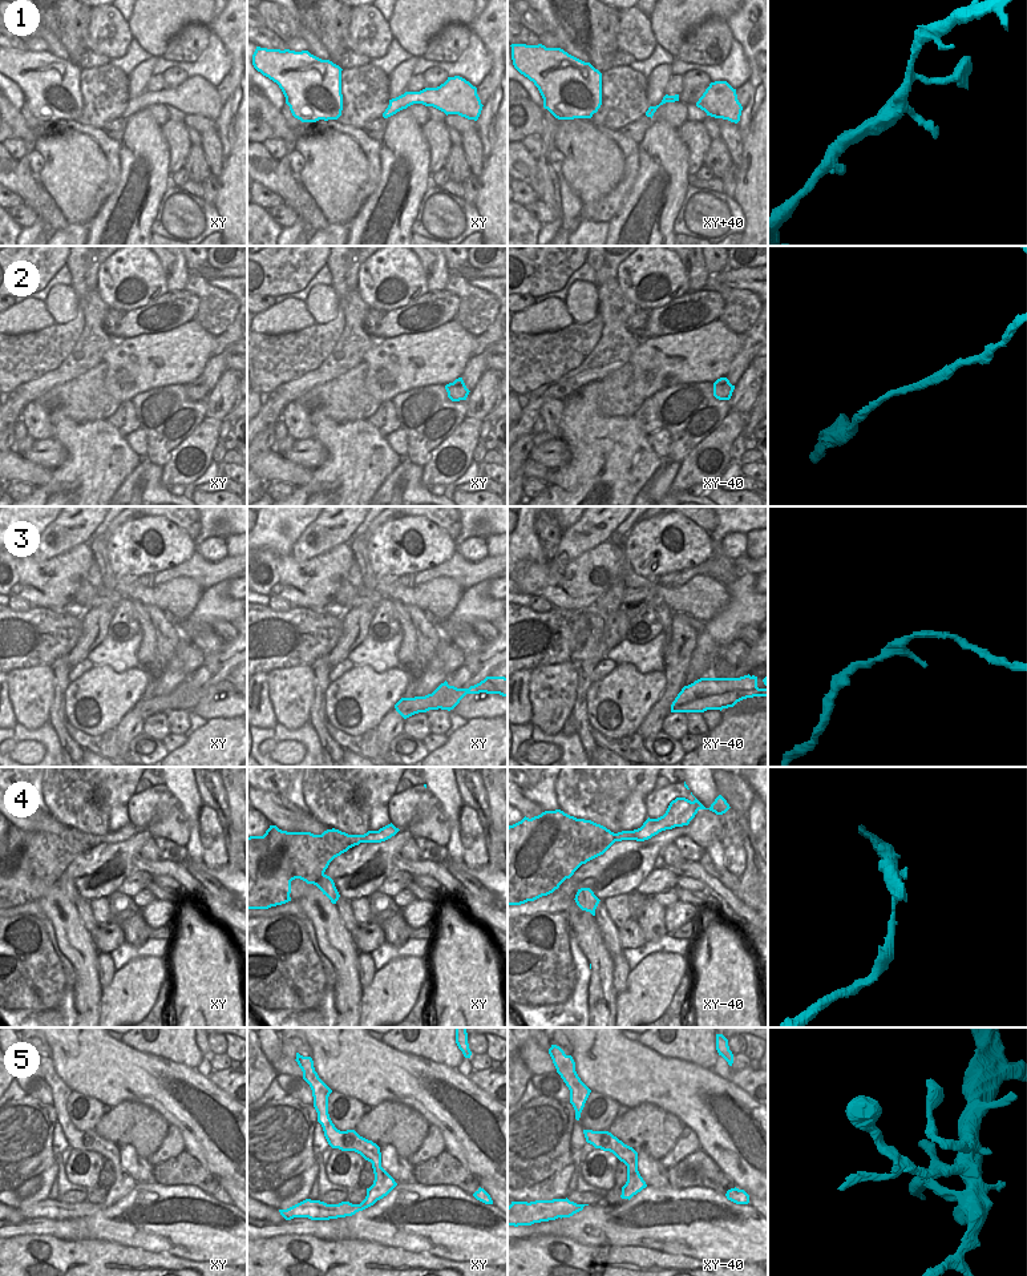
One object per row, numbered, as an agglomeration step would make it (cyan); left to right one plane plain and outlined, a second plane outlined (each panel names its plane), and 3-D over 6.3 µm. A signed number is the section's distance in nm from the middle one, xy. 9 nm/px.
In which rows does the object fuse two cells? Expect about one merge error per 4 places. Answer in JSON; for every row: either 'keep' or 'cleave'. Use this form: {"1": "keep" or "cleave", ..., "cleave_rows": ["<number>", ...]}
{"1": "keep", "2": "keep", "3": "keep", "4": "cleave", "5": "keep", "cleave_rows": ["4"]}

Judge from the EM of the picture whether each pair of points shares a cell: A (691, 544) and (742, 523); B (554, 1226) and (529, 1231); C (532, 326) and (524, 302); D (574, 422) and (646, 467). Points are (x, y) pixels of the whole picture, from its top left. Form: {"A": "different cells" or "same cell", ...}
{"A": "different cells", "B": "same cell", "C": "different cells", "D": "same cell"}

